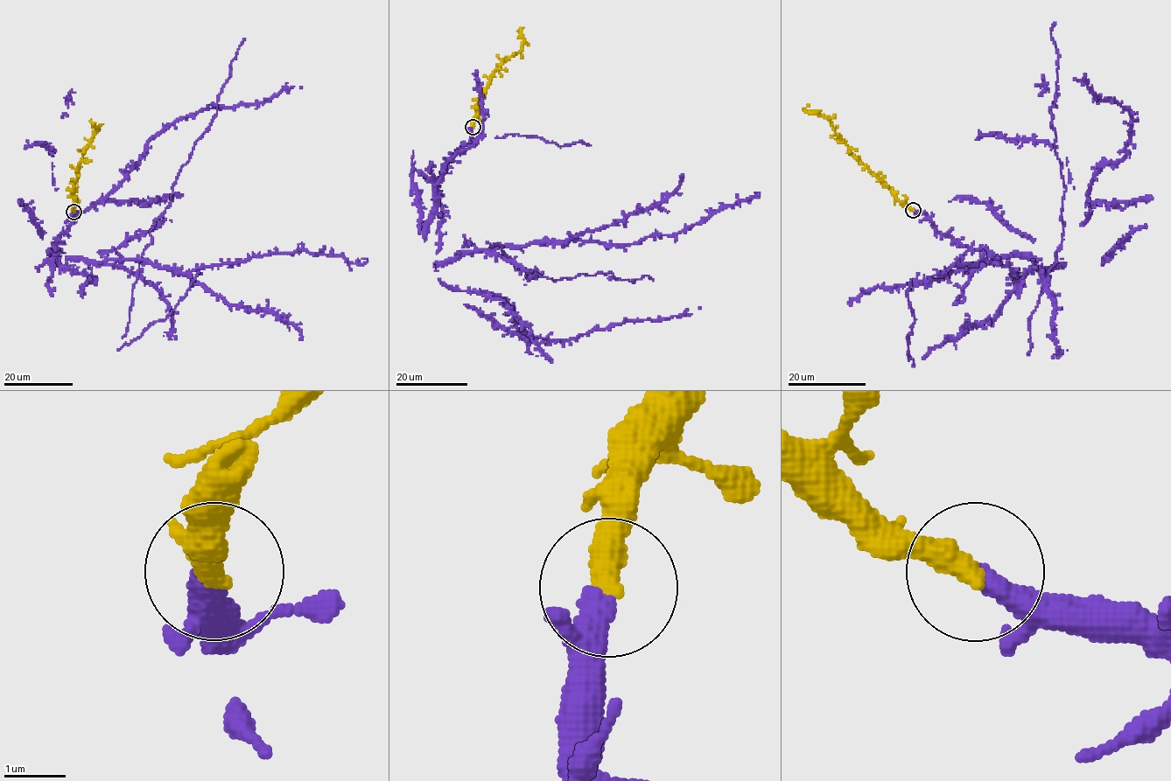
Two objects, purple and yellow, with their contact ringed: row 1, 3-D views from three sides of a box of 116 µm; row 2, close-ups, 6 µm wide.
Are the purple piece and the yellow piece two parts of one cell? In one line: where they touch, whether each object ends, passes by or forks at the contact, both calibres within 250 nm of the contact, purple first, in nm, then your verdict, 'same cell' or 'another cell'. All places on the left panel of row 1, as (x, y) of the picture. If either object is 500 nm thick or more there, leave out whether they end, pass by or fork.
place (73, 212); purple ends; yellow ends; calibres 400 and 440 nm; same cell

